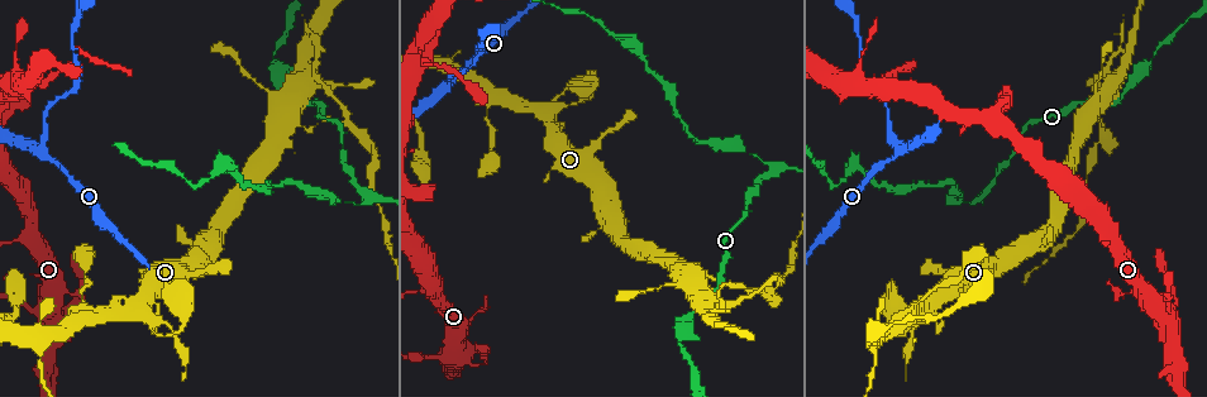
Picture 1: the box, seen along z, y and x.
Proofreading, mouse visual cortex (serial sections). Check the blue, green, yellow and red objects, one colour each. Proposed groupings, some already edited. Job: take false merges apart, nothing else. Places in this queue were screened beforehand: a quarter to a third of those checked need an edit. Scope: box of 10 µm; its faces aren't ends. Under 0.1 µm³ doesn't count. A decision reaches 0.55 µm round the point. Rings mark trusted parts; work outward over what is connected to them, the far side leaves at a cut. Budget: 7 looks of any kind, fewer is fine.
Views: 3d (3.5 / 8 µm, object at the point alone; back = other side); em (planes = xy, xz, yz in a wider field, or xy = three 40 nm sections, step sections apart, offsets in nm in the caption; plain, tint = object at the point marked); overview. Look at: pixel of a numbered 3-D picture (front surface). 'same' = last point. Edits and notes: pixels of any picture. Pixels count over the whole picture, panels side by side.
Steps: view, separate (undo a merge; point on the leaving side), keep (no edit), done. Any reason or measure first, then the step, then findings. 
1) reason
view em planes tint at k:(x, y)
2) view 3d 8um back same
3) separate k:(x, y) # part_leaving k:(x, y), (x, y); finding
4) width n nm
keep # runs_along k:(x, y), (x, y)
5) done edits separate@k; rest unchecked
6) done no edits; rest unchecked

a narrow waist
view 3d 8um at 1:(878, 340)

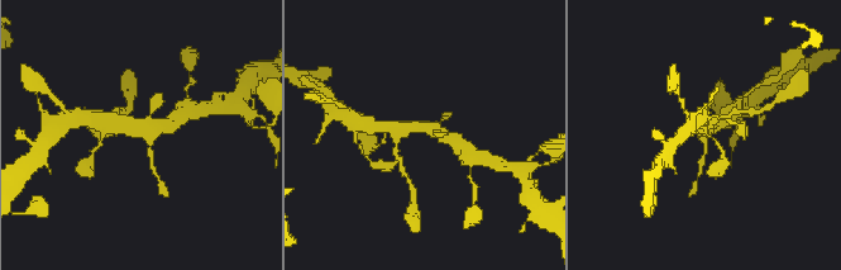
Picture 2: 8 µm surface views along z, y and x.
closer look
view 3d 3.5um same

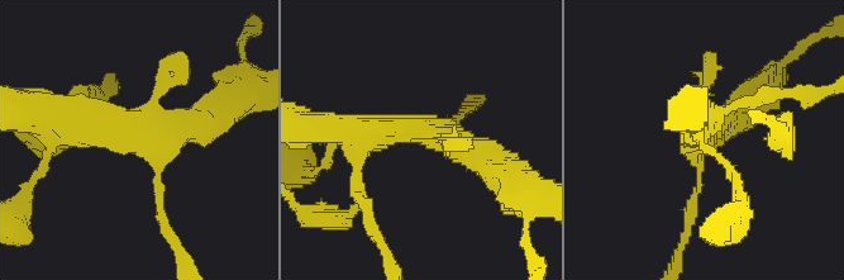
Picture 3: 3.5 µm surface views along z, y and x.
now the EM
view em xy step 2 tint at 3:(437, 134)

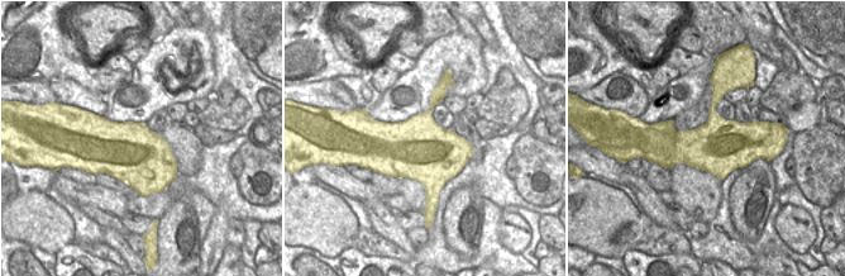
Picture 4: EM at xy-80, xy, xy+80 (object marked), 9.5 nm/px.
keep # runs_along 3:(508, 178), (419, 128), (361, 142); continuous, no second cell

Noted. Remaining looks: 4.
abrupt turn
view 3d 3.5um at 1:(448, 85)

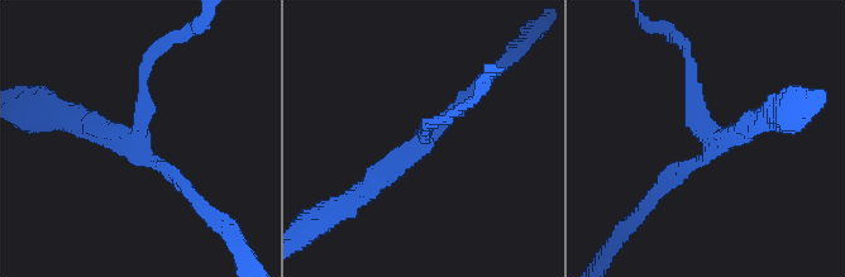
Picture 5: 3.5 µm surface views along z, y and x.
now the EM
view em xy step 1 tint at 5:(711, 143)

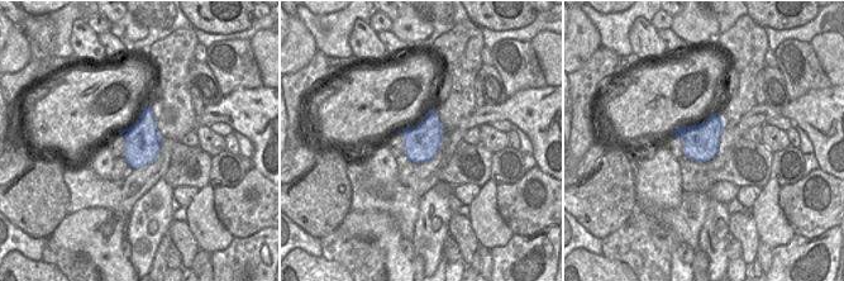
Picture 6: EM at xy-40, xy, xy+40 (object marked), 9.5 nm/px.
arm_widths 200, 200, 300 nm
keep # runs_along 5:(185, 185), (138, 151), (149, 61); all the same cell

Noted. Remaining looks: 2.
arms part here
view 3d 3.5um back at 1:(1112, 82)

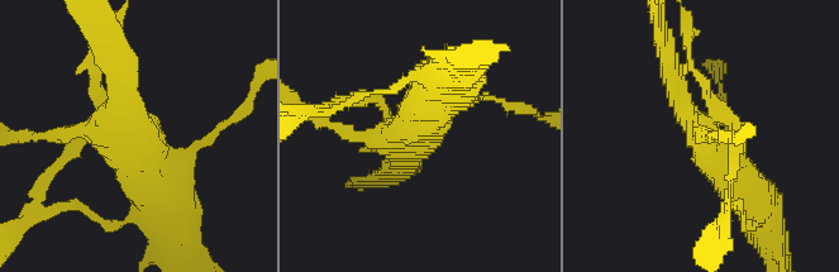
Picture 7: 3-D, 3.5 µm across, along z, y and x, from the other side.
view em xy step 3 tint at 7:(402, 132)

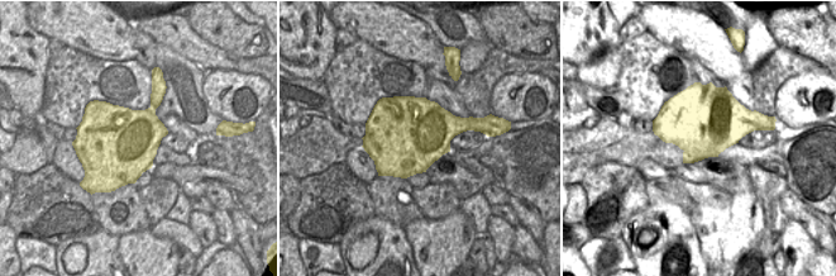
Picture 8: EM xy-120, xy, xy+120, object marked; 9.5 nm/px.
separate 7:(72, 149) # border 8:(151, 106), (154, 110); a second cell is stuck on

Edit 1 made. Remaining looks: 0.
done edits separate@7; rest unchecked

